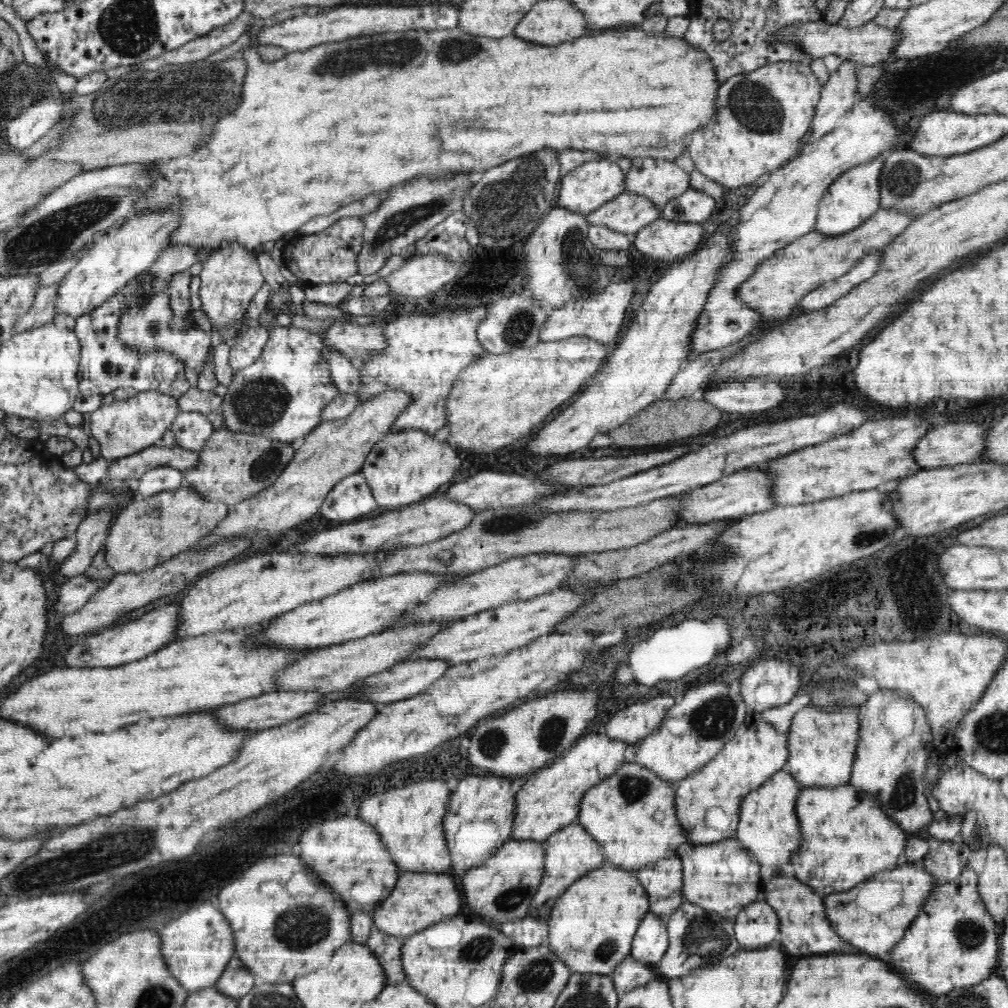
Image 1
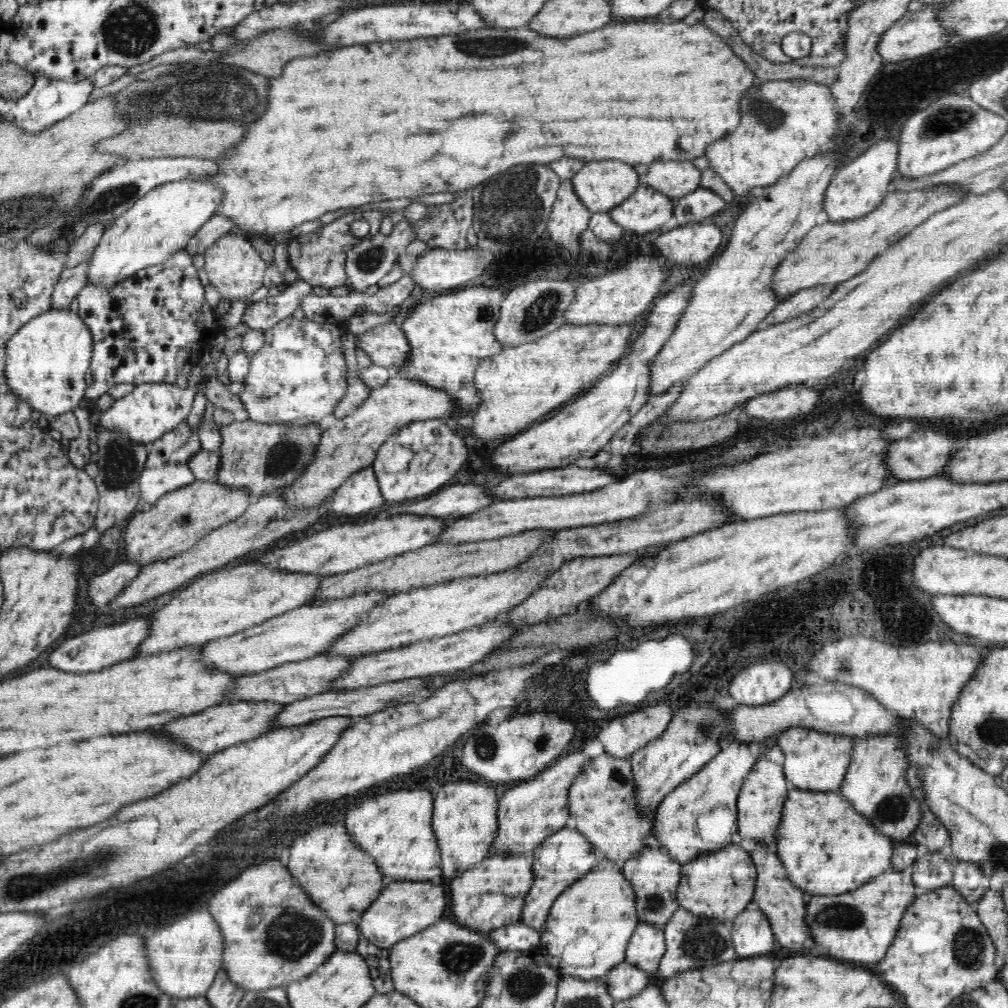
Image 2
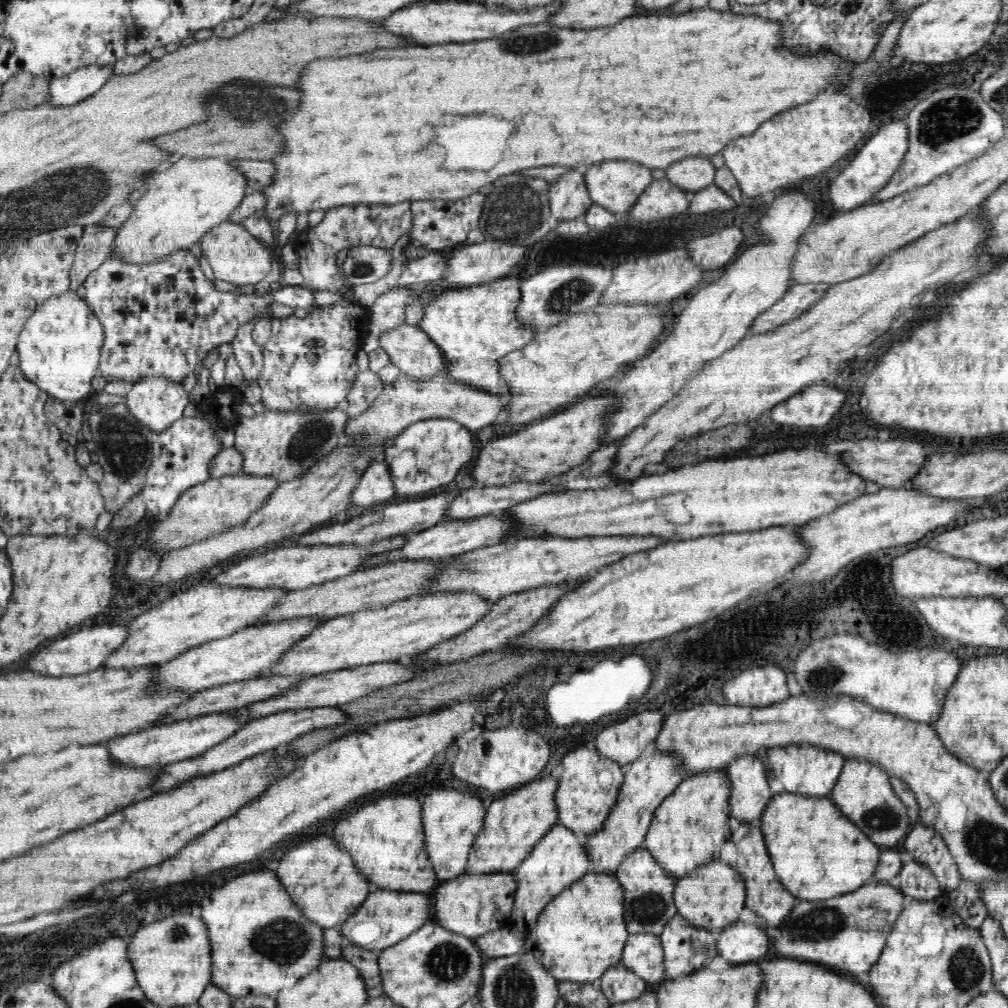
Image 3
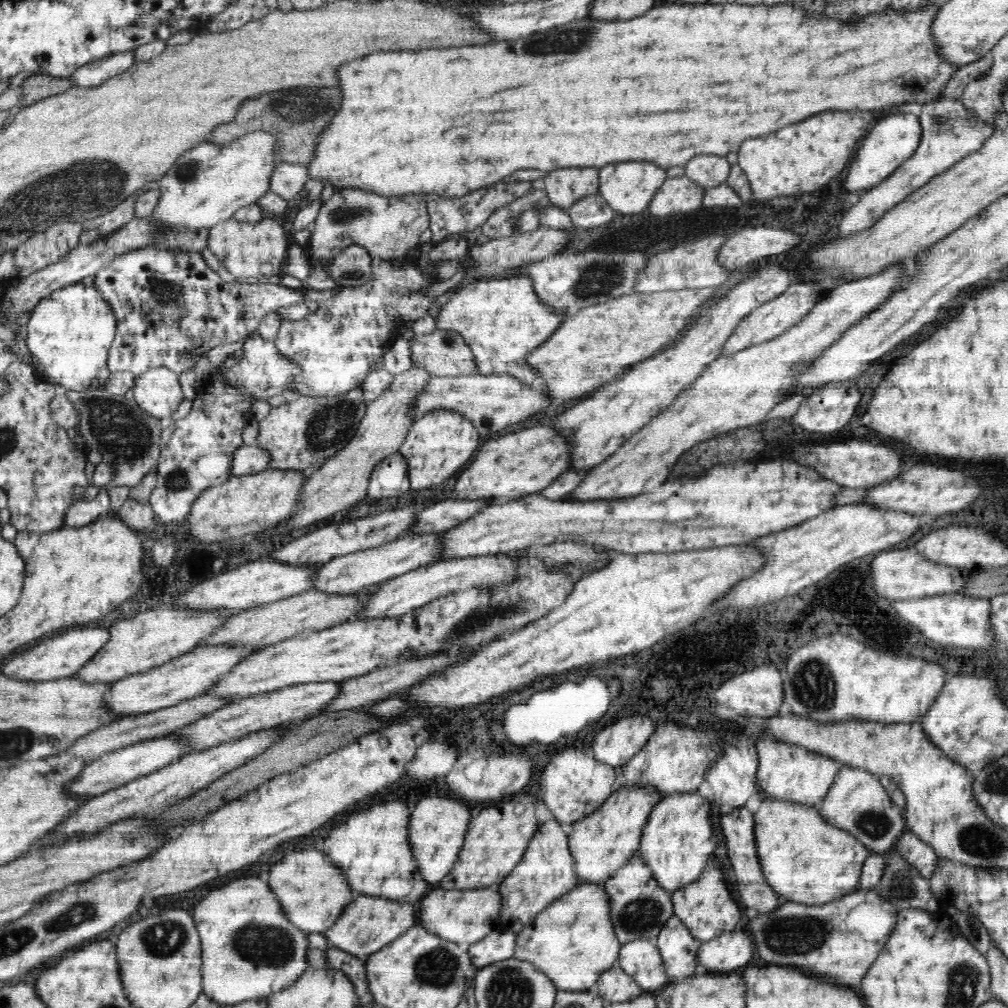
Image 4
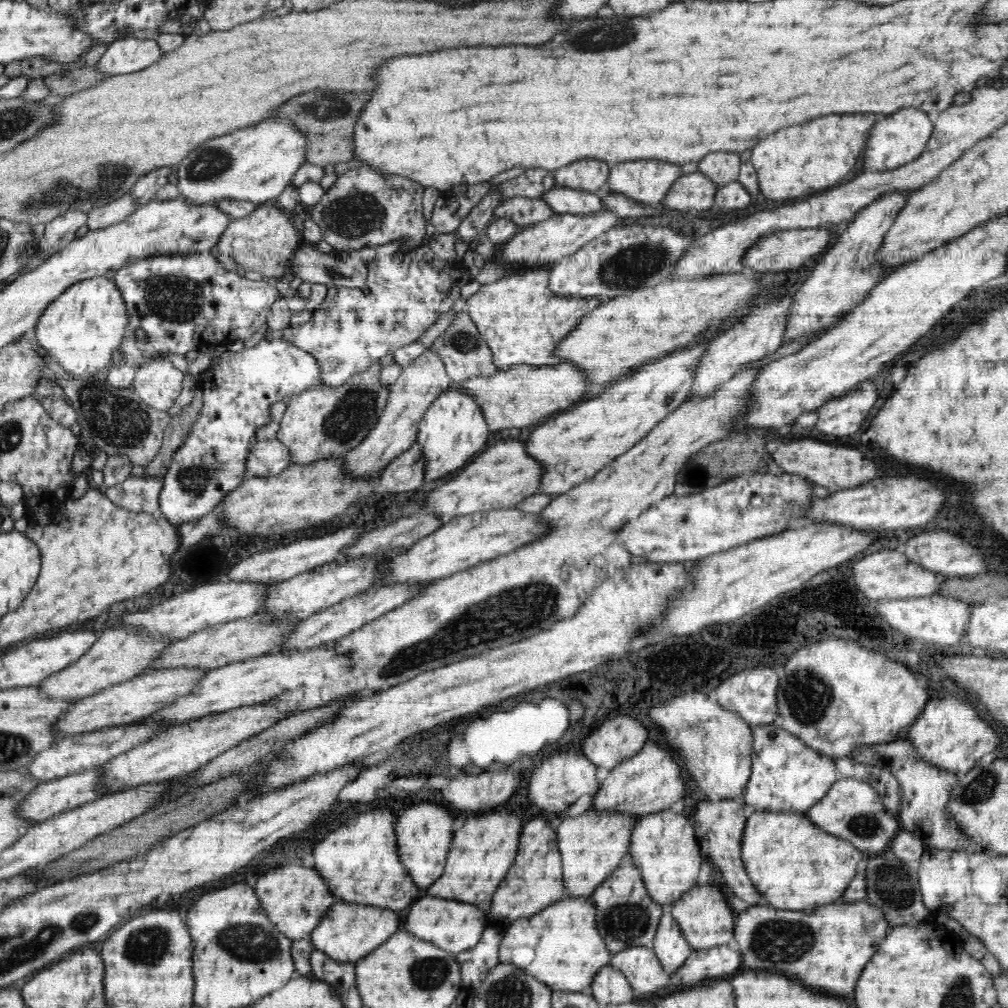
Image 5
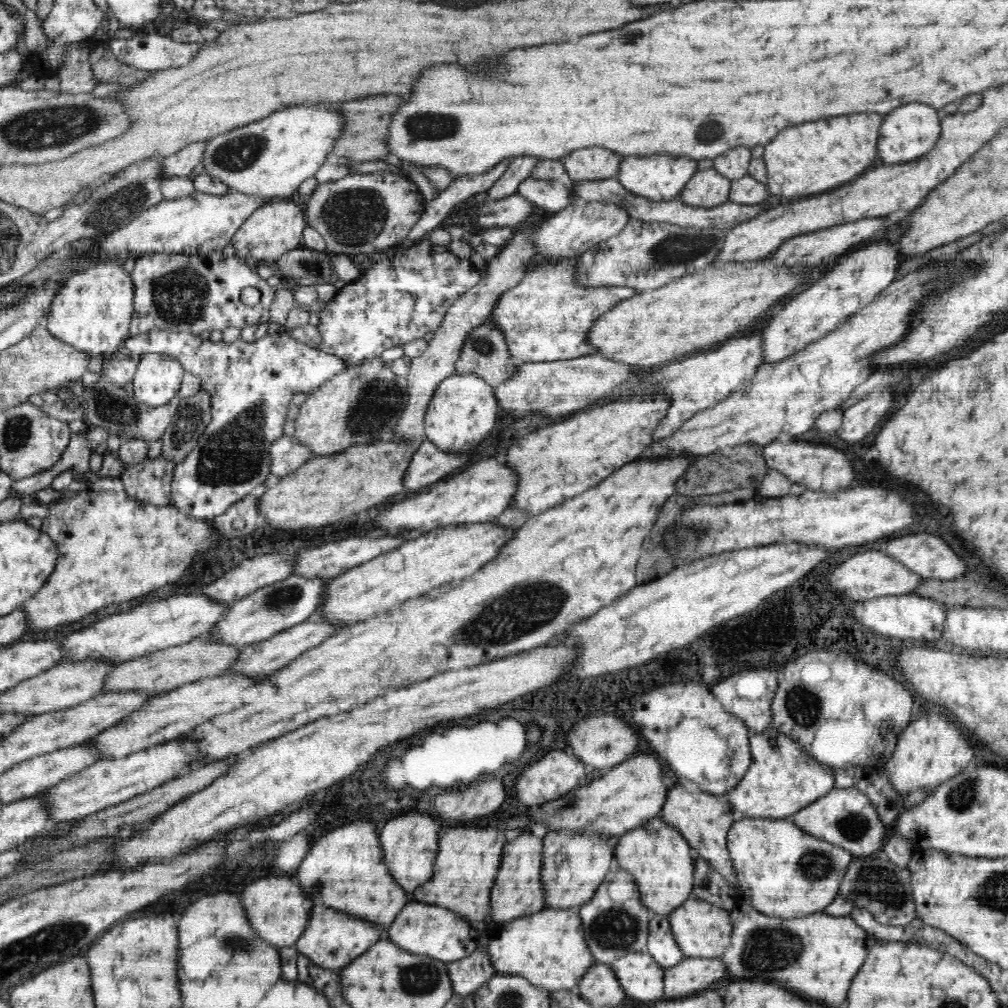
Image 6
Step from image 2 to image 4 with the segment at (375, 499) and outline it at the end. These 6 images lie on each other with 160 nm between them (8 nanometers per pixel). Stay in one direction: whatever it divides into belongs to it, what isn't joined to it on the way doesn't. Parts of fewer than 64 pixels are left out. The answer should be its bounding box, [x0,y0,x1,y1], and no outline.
[369,453,410,499]

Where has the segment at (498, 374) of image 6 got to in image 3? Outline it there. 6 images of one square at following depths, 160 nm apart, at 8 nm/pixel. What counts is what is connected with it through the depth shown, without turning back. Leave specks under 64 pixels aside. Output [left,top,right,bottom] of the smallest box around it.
[378,323,447,380]

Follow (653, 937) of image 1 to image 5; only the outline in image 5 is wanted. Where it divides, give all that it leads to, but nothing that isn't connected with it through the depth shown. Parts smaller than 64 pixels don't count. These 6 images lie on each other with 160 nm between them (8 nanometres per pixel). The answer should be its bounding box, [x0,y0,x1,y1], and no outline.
[610,947,671,1000]

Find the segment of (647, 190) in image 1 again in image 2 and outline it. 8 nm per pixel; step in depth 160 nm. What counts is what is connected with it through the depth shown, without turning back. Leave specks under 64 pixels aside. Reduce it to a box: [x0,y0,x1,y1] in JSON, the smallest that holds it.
[642,160,702,202]

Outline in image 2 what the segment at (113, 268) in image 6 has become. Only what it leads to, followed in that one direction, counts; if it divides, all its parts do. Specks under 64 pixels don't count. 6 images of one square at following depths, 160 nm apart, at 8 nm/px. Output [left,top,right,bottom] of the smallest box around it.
[3,308,93,416]

